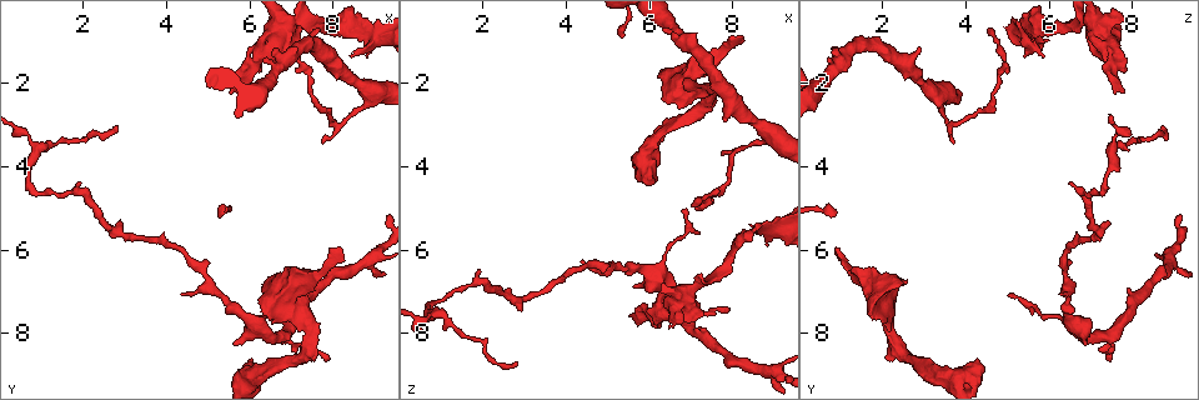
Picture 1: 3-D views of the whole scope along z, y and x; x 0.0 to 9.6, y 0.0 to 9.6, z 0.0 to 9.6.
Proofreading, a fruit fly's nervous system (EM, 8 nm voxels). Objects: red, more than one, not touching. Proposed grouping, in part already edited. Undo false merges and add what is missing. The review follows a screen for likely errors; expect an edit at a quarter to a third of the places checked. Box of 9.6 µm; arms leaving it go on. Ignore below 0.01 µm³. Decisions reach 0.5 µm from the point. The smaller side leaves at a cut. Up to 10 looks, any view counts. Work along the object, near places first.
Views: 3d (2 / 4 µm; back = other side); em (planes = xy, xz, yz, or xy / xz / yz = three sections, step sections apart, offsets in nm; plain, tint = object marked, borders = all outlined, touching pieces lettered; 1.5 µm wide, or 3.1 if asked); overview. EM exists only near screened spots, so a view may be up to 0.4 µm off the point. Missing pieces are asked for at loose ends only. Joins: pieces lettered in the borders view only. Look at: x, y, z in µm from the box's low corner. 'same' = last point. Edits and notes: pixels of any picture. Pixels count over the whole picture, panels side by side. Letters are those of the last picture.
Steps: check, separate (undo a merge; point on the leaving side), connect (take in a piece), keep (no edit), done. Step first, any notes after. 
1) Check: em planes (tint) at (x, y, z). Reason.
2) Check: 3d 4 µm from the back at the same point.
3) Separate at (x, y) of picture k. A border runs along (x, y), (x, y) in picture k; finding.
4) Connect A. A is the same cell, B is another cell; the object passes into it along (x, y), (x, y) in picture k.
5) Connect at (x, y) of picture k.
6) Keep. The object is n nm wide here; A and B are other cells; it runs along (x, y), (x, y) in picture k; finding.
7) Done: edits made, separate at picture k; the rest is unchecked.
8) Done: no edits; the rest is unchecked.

Check: 3d 2 µm at (6.80, 7.10, 5.00). Free end.

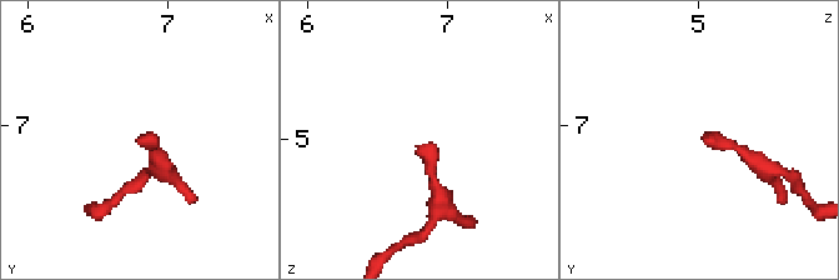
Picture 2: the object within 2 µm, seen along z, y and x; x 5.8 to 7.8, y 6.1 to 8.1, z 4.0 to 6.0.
Check: em planes (borders) at (6.86, 7.06, 5.02).

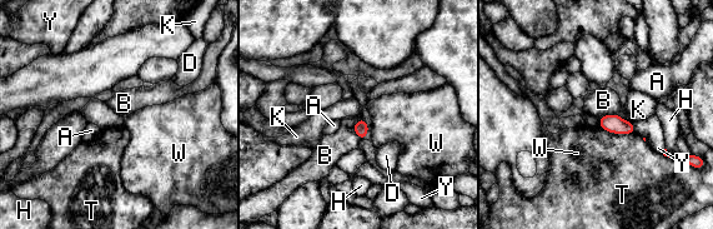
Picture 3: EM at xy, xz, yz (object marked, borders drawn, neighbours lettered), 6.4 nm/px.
Keep. A, B, D, H, K, T, W and Y are other cells; a border runs along (598, 117), (617, 114), (628, 122) in picture 3; no lettered piece goes on from it.

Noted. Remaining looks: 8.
Check: em planes (borders) at (6.90, 8.05, 7.45). Arms part here.

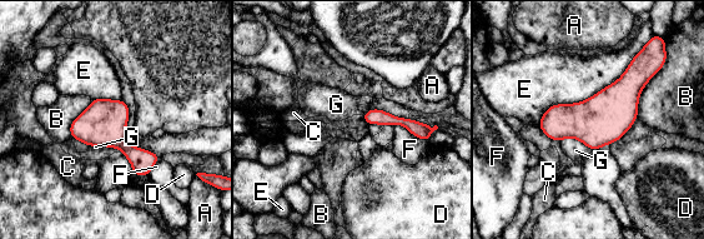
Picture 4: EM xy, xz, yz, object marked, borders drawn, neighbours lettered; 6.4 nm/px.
Keep. The object is 300 nm wide here; A, B, C, D, E, F and G are other cells; a border runs along (642, 49), (538, 125) in picture 4; one cell here.

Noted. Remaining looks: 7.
Check: 3d 4 µm at (8.20, 5.95, 0.85). Free end.

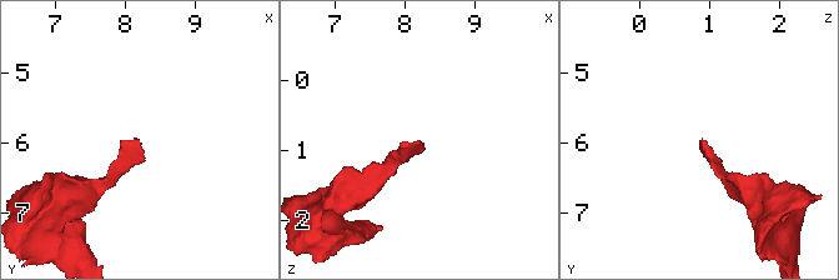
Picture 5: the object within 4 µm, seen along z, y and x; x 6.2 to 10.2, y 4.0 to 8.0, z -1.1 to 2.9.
Check: em yz step 8 (borders) at (8.20, 6.00, 0.85). Shape alone is not enough.

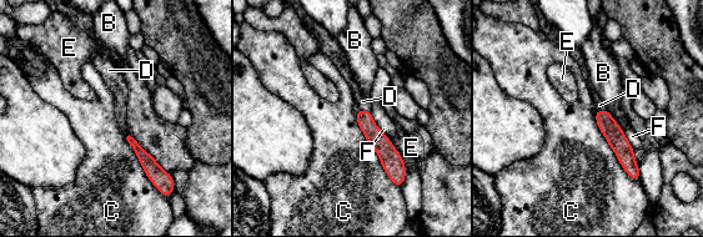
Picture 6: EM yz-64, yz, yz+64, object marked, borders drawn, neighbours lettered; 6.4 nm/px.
Connect D. D is the same cell, B, C, E and F are other cells; the object passes into it along (378, 140), (362, 110), (362, 101) in picture 6; the cell continues.

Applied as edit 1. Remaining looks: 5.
Check: 3d 4 µm from the back at (5.50, 2.25, 7.60). An open end.

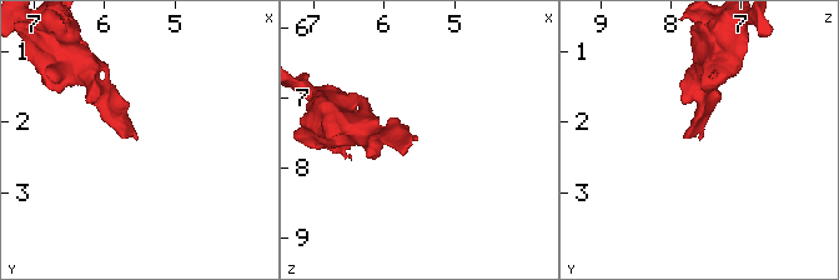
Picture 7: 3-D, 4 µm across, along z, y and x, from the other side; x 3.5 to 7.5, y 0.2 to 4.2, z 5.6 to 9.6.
Check: em xy step 8 (borders) at (5.55, 2.20, 7.60).

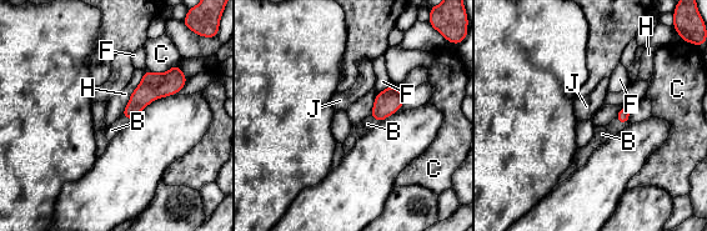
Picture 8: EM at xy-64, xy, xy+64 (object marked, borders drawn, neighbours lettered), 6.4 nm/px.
Connect B. B is the same cell, C, F, H and J are other cells; the object passes into it along (623, 115), (620, 122), (602, 134) in picture 8; it goes on there.

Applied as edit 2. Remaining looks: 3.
Done: edits made, connect at picture 6, connect at picture 8; the rest is unchecked.

